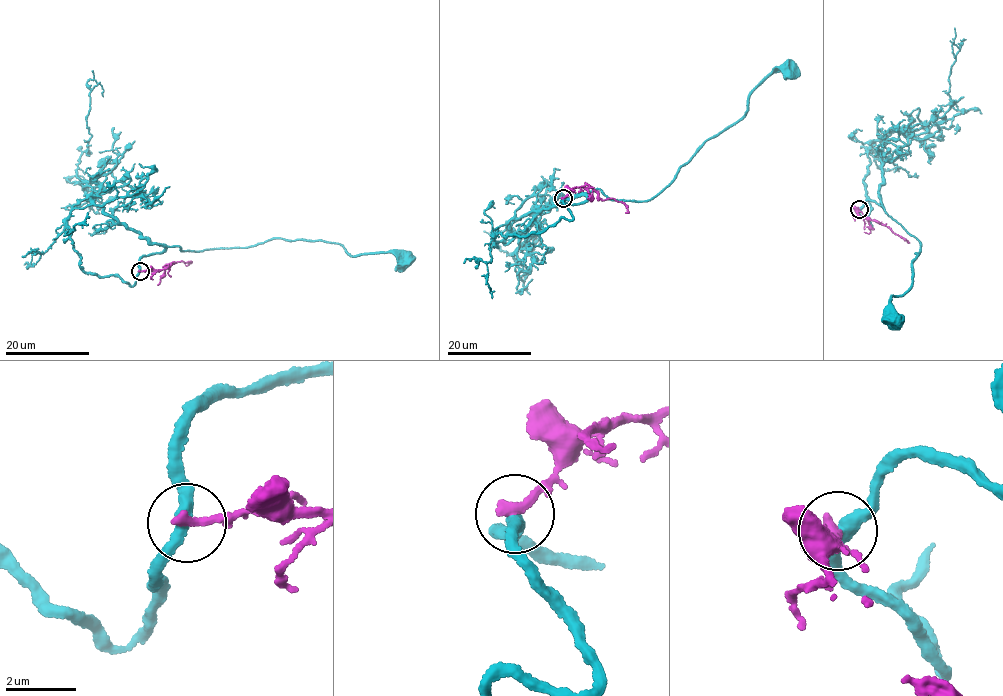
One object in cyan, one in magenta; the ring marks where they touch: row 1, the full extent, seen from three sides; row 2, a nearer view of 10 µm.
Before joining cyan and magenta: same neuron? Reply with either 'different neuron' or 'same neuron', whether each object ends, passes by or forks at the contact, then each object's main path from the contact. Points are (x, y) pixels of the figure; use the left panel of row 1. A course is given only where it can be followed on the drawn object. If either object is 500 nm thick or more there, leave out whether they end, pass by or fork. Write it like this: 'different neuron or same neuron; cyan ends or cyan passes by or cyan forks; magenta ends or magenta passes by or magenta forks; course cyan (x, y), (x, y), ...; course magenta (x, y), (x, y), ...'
different neuron; cyan passes by; magenta ends; course cyan (140, 271), (140, 258), (168, 247), (247, 248), (274, 238), (335, 242), (355, 257), (400, 252), (408, 258); course magenta (140, 271), (165, 269), (166, 265), (182, 260), (189, 262), (185, 265)

